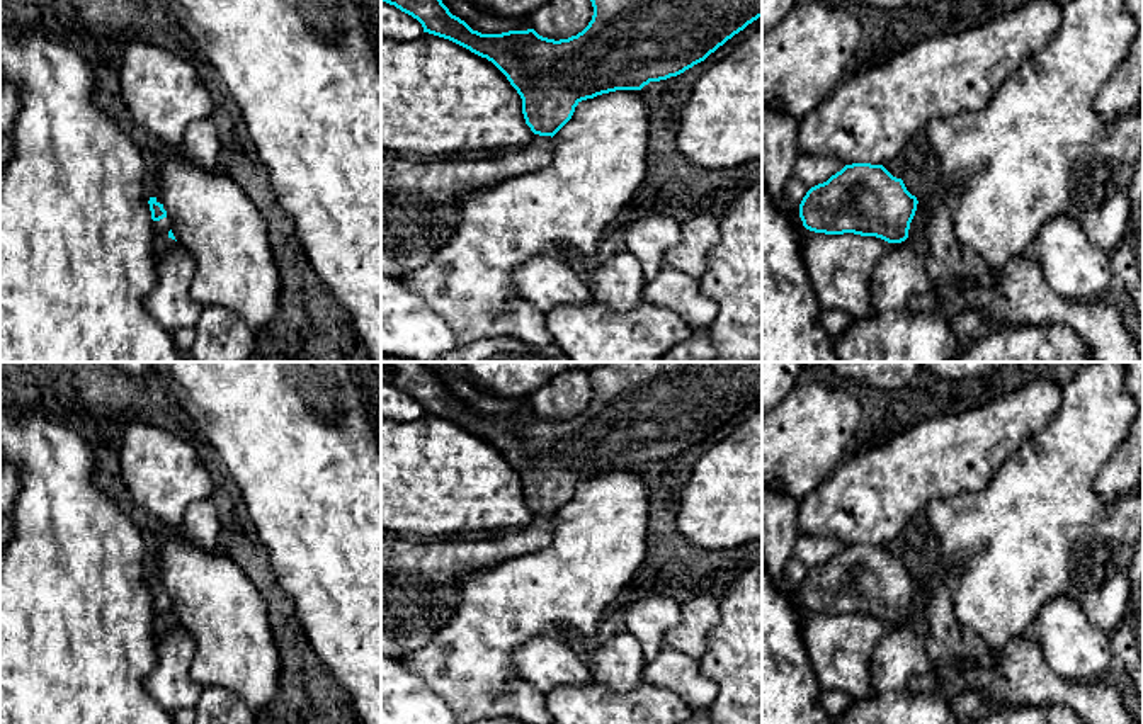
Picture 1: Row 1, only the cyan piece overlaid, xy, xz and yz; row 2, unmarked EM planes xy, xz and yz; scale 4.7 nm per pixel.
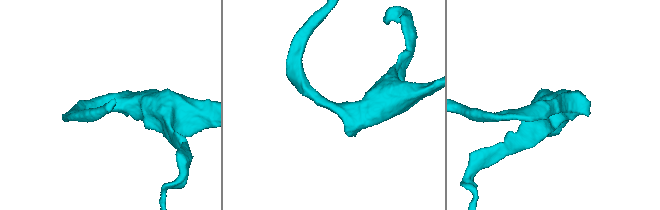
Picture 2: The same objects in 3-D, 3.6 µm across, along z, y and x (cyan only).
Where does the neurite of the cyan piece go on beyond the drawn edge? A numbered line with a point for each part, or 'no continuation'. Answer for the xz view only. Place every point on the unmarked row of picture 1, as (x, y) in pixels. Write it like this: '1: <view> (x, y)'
1: xz (419, 595)

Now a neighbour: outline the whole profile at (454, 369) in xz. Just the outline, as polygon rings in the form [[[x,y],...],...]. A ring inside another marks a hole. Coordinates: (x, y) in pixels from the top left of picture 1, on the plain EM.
[[[424,362],[439,374],[447,374],[458,381],[464,381],[485,394],[493,394],[488,387],[480,384],[463,365],[463,362]]]

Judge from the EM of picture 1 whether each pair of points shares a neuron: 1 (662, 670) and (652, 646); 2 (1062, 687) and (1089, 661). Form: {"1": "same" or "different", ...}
{"1": "different", "2": "different"}

